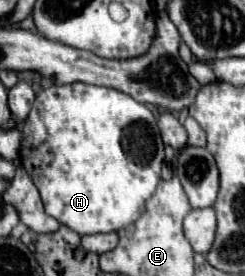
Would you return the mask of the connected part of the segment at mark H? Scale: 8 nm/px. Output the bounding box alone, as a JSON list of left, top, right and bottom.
[19,83,165,235]

